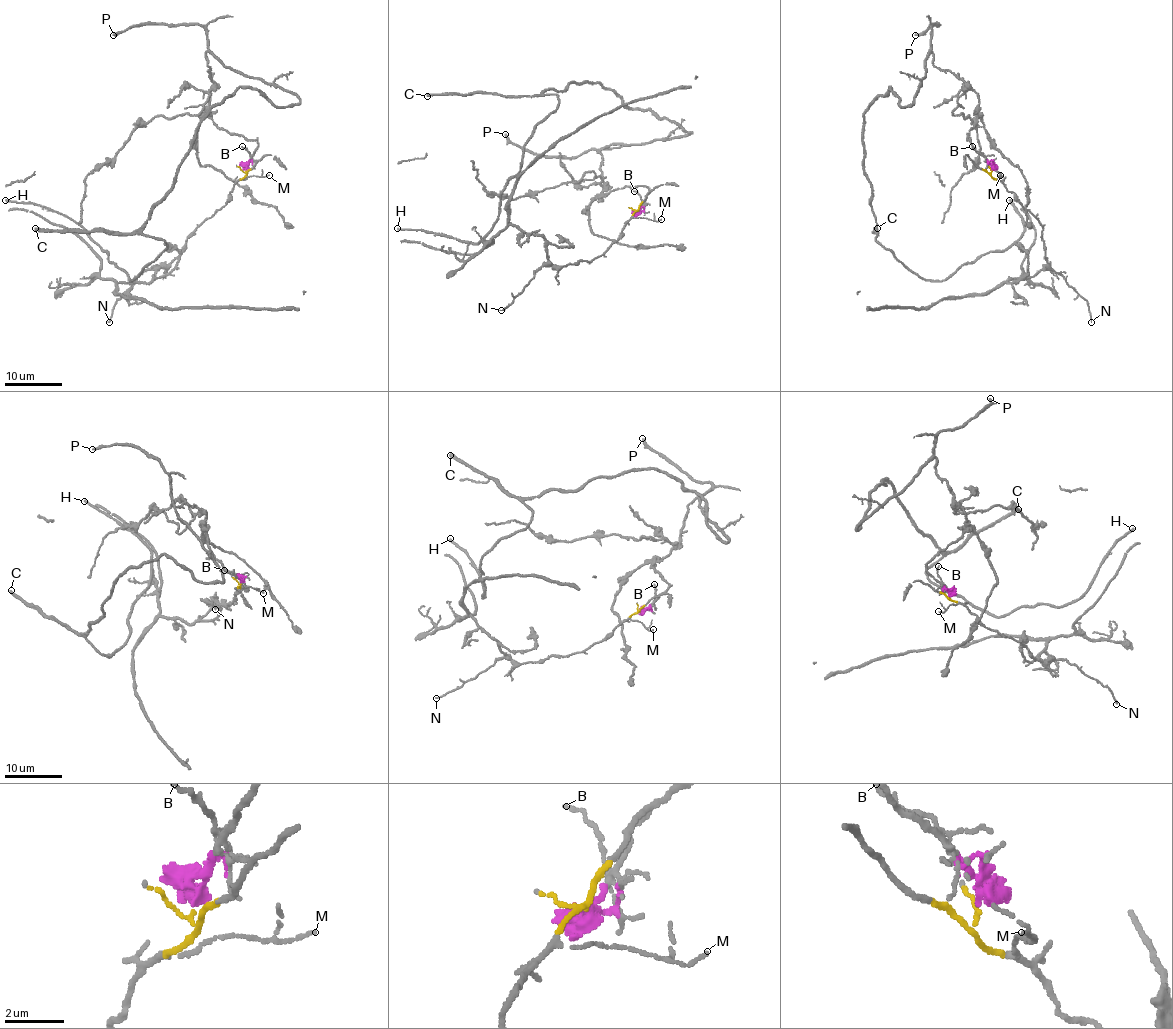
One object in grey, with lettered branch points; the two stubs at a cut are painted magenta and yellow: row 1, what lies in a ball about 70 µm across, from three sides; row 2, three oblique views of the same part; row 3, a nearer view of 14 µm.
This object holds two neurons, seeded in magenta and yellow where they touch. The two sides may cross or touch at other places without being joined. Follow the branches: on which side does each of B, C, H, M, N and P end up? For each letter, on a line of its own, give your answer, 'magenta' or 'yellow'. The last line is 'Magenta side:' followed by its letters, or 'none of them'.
B: magenta
C: magenta
H: magenta
M: yellow
N: yellow
P: magenta
Magenta side: B, C, H, P

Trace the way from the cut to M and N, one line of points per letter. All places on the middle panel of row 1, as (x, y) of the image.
M: (638, 210), (633, 217), (661, 219)
N: (638, 210), (622, 227), (622, 235), (599, 256), (589, 262), (542, 266), (501, 310)

